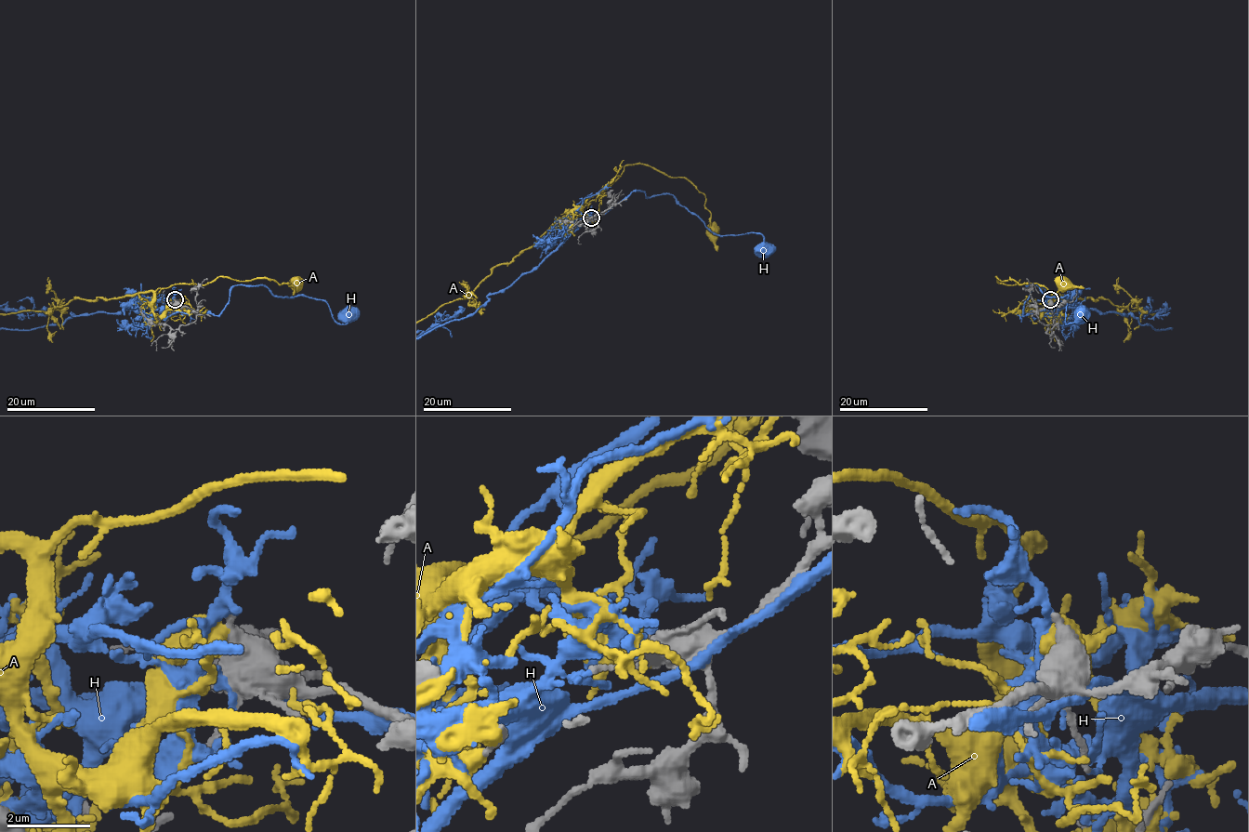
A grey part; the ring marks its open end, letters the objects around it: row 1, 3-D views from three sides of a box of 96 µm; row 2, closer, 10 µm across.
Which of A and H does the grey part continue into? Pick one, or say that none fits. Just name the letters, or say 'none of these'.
none of these

